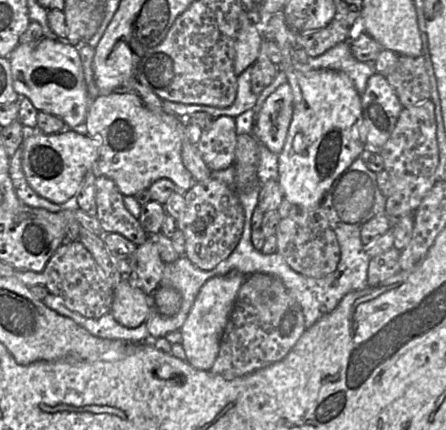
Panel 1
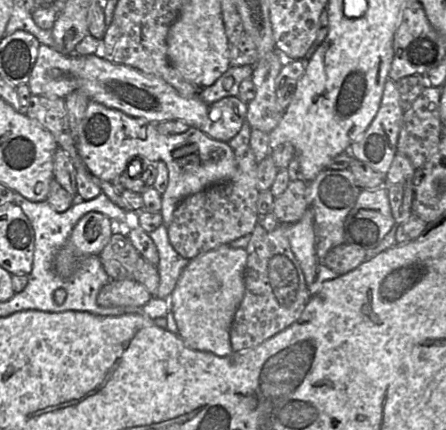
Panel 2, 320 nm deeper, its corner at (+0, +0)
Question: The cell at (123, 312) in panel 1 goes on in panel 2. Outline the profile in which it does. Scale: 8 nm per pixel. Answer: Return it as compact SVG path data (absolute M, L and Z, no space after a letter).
M134 279L111 280L100 290L97 303L102 307L143 307L153 296Z

